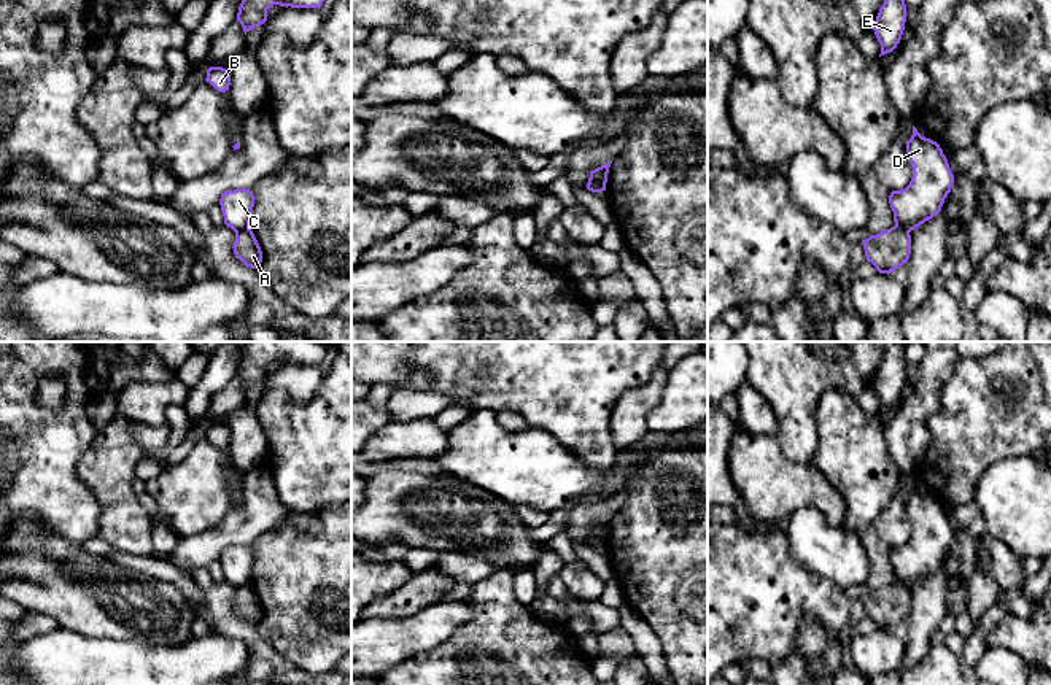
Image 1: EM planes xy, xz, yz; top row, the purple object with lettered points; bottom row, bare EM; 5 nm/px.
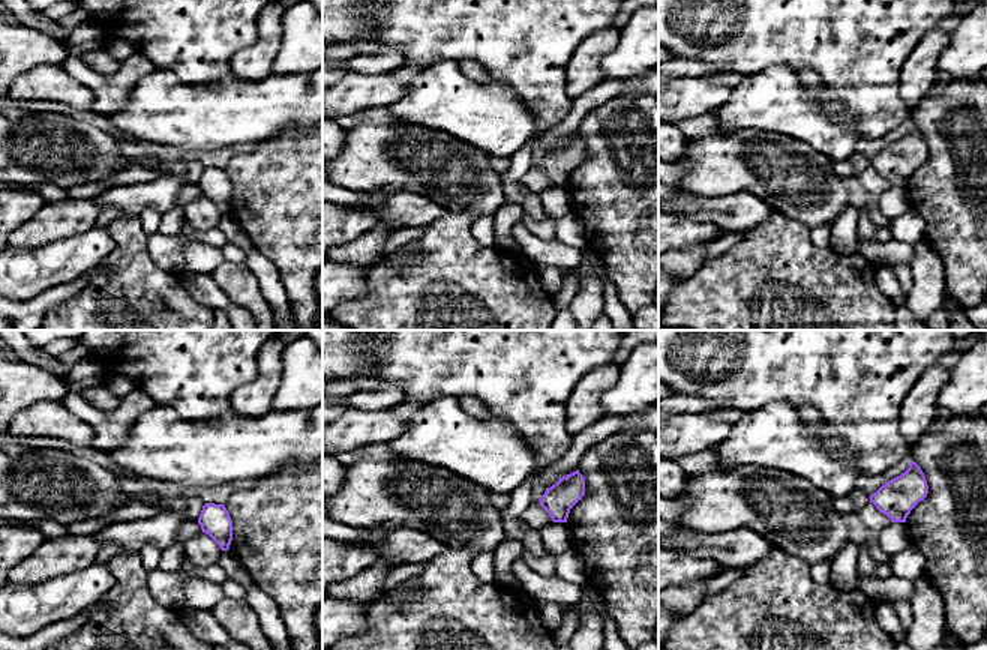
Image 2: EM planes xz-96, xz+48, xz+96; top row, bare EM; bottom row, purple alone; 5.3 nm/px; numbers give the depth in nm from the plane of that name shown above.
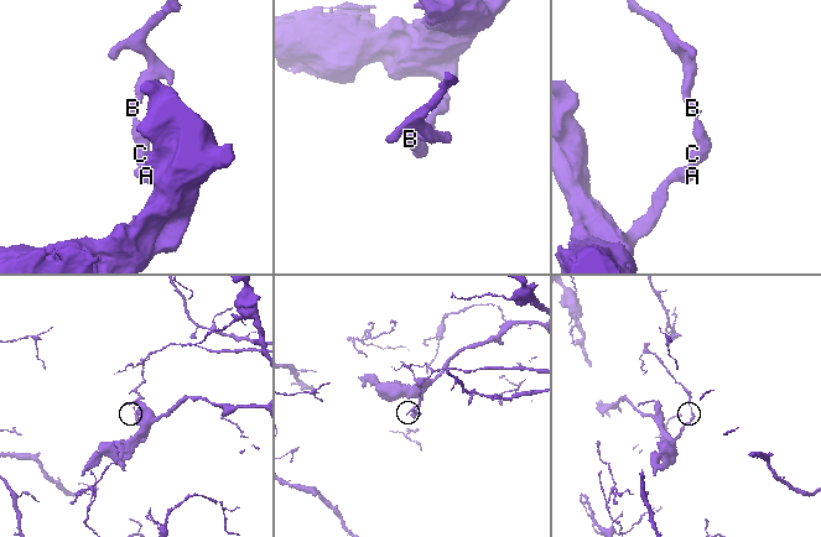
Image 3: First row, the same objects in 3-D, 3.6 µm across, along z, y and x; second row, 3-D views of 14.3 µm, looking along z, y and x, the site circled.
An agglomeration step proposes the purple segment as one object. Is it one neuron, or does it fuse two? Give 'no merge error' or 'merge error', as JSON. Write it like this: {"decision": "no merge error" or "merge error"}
{"decision": "merge error"}

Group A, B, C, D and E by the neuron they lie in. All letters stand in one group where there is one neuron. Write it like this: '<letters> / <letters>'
A / B C D E

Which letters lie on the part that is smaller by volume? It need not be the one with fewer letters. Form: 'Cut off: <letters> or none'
Cut off: A

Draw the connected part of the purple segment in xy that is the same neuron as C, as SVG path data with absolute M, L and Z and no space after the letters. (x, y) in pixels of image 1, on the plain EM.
M250 545L227 547L219 555L224 580L234 588L250 585L254 551Z

